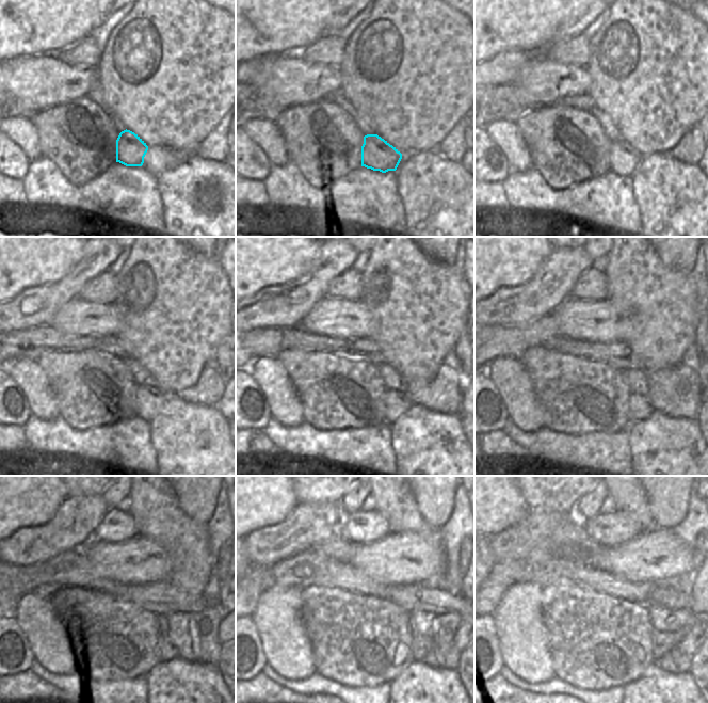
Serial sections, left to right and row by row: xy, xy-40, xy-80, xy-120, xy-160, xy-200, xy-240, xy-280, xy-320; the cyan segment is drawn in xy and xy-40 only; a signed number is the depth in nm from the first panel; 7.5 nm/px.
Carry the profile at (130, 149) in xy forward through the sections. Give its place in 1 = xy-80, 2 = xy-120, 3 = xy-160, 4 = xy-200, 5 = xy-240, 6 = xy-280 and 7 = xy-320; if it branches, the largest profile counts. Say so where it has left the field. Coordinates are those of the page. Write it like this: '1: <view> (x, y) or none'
1: xy-80 (624, 159)
2: xy-120 (148, 399)
3: xy-160 (395, 403)
4: xy-200 (639, 408)
5: xy-240 (166, 650)
6: xy-280 (421, 644)
7: xy-320 (661, 641)

